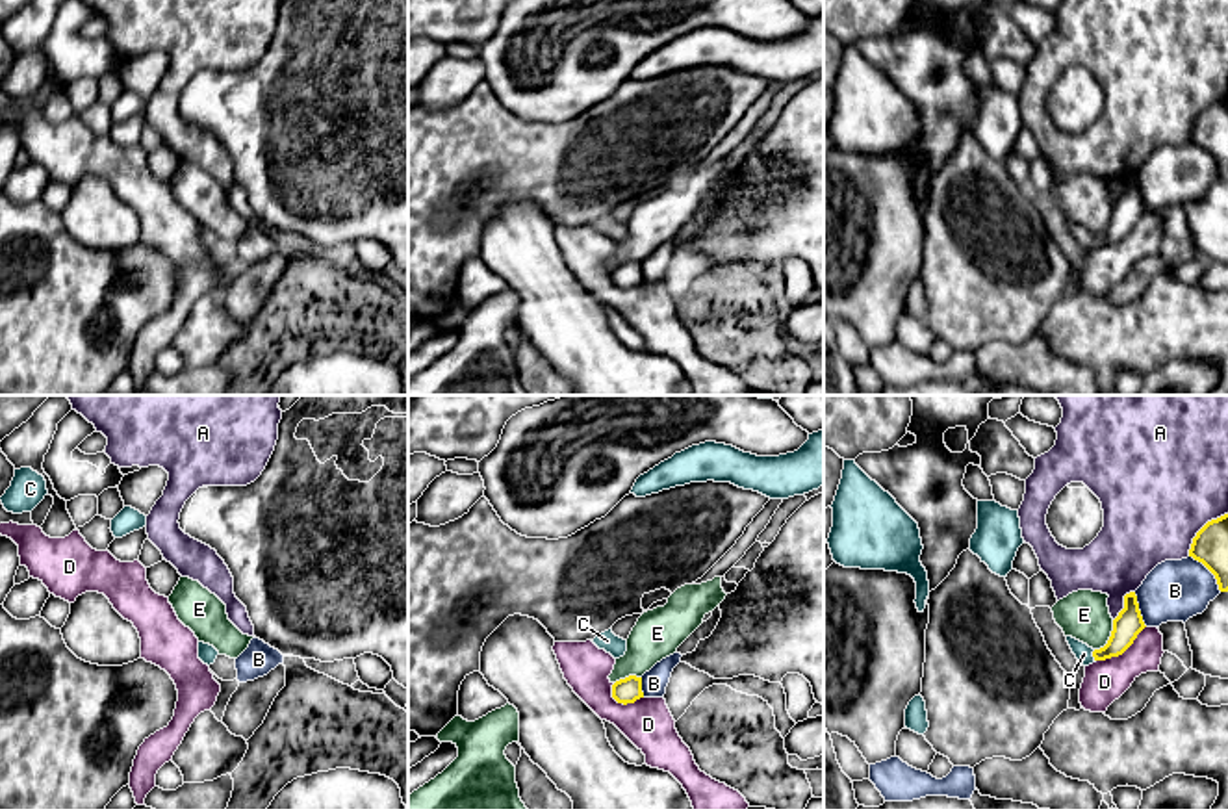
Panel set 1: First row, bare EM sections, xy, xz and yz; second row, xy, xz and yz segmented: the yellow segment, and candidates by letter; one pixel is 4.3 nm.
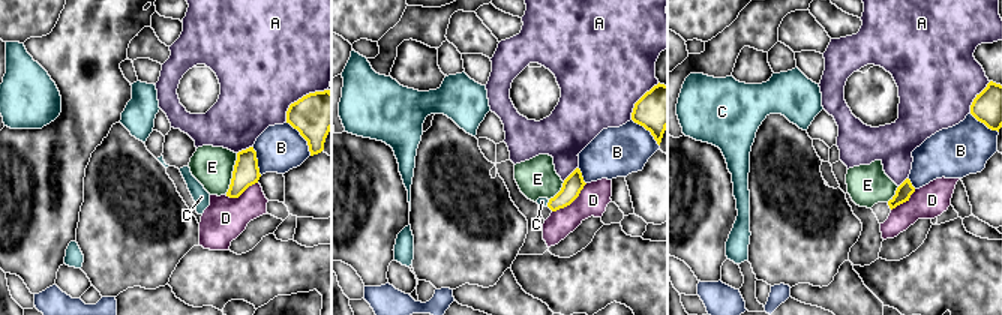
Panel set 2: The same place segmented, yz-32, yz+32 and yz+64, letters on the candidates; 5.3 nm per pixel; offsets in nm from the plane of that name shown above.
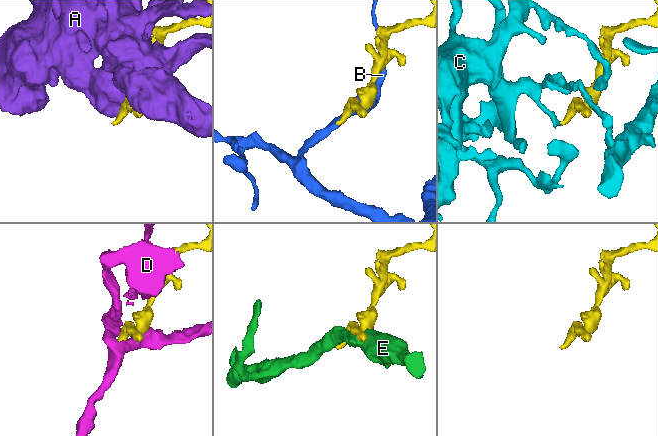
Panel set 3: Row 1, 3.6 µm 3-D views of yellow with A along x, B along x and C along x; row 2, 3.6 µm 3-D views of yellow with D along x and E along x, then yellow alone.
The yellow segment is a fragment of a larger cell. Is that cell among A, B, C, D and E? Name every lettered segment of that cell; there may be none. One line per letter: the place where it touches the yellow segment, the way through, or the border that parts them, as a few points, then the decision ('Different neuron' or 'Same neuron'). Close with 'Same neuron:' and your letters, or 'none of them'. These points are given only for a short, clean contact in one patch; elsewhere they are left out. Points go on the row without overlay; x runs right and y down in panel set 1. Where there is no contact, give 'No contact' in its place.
A: Touches yellow at yz (1201, 114). Different neuron
B: Touches yellow at yz (1210, 154). Different neuron
C: Touches yellow at yz (1093, 240). Path across: yz (1128, 208), (1106, 236), (1093, 240), (1084, 238). Same neuron
D: Touches yellow at yz (1123, 236). Boundary: yz (1145, 210), (1121, 238), (1097, 245). Different neuron
E: Touches yellow at yz (1110, 221). Different neuron
Same neuron: C

